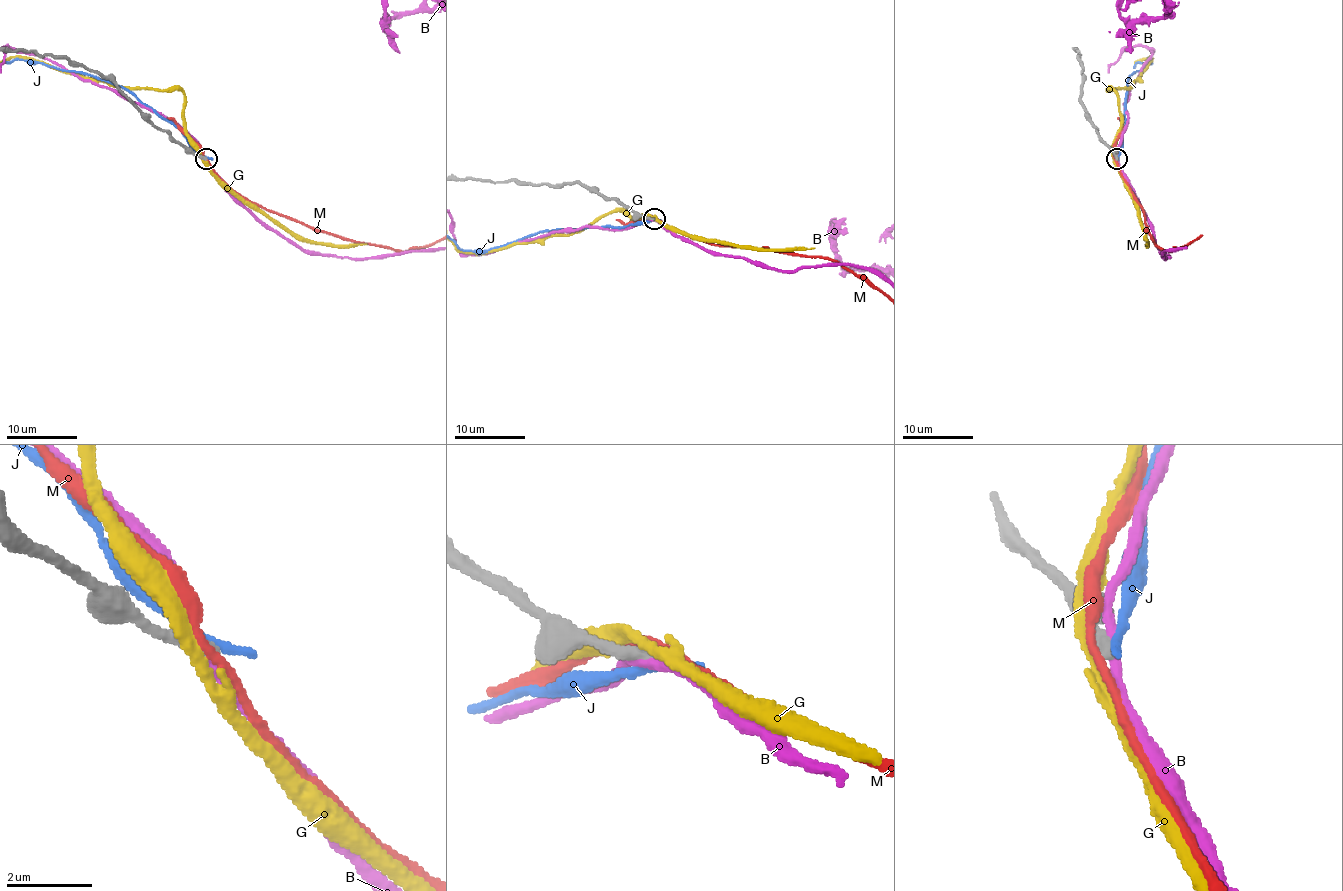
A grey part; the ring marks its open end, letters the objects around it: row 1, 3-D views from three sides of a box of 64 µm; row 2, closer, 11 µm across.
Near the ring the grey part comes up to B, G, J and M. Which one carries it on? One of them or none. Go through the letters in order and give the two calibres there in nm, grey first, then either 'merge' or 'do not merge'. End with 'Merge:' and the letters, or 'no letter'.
B: 360 nm thick on the grey side, 240 nm on the other; do not merge
G: 360 nm thick on the grey side, 240 nm on the other; do not merge
J: 320 nm thick on the grey side, 280 nm on the other; do not merge
M: 320 nm thick on the grey side, 190 nm on the other; do not merge
Merge: no letter

